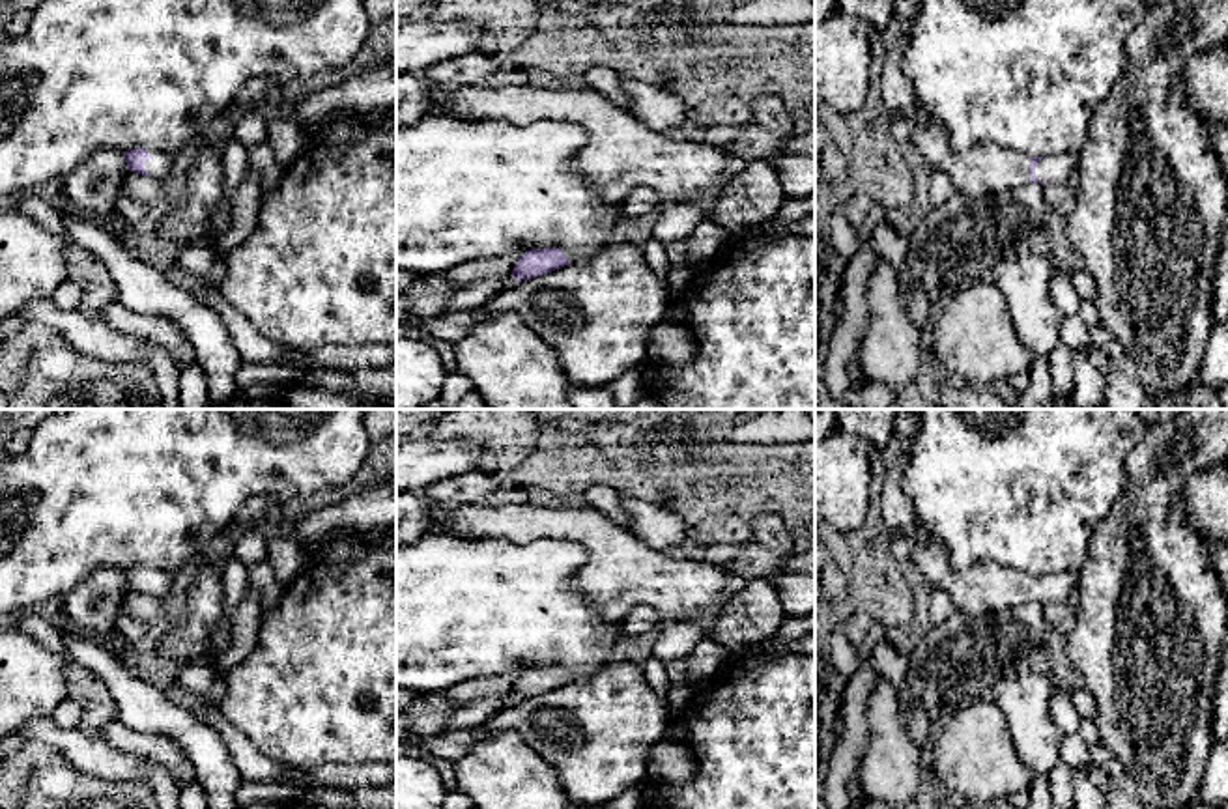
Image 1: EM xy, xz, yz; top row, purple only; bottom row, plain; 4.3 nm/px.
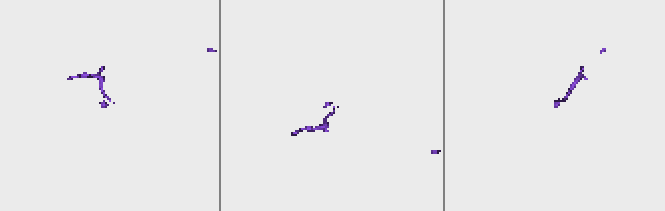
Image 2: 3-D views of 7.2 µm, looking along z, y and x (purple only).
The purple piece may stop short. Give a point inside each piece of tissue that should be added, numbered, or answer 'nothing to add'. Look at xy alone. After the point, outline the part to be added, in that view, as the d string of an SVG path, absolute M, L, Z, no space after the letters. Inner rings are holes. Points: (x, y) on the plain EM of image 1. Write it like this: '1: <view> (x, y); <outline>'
1: xy (159, 585); M148 568L150 579L144 581L146 590L161 602L174 603L170 598L172 574Z

